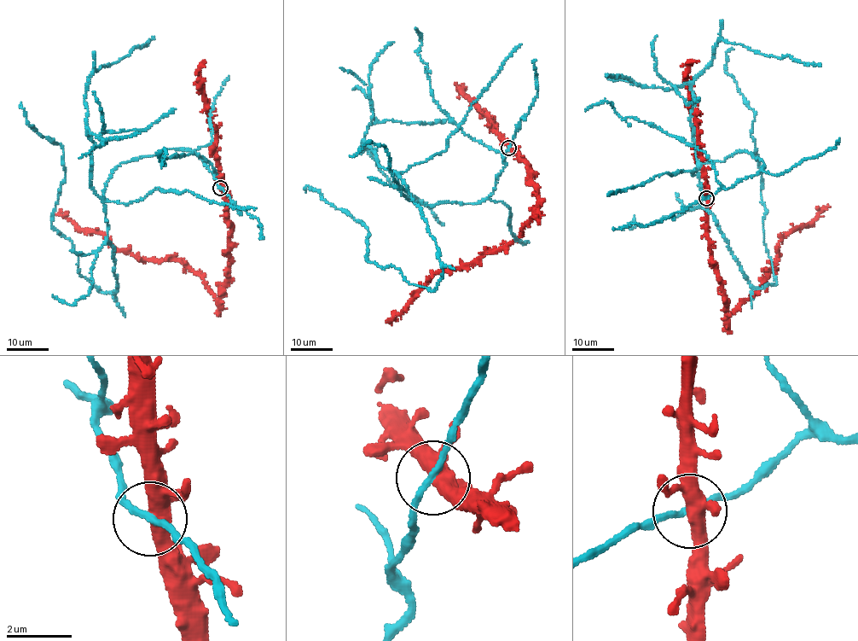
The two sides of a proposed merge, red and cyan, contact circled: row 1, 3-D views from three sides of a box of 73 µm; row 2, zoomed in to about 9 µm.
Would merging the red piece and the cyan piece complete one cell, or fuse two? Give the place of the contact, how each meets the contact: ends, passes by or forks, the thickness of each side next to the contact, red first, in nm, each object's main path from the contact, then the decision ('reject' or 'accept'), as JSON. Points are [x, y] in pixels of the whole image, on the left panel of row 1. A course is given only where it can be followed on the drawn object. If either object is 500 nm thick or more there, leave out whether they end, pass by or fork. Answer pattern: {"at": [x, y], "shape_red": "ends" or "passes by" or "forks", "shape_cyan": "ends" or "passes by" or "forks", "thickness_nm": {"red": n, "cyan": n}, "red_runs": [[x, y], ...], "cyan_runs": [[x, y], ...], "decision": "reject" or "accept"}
{"at": [220, 188], "shape_red": "forks", "shape_cyan": "passes by", "thickness_nm": {"red": 400, "cyan": 180}, "red_runs": [[221, 188], [230, 226], [229, 276], [217, 299], [181, 261], [137, 259], [118, 251], [60, 210]], "cyan_runs": [[221, 188], [181, 148], [115, 167], [102, 191], [114, 298], [79, 275], [50, 225], [61, 146], [21, 103]], "decision": "reject"}

